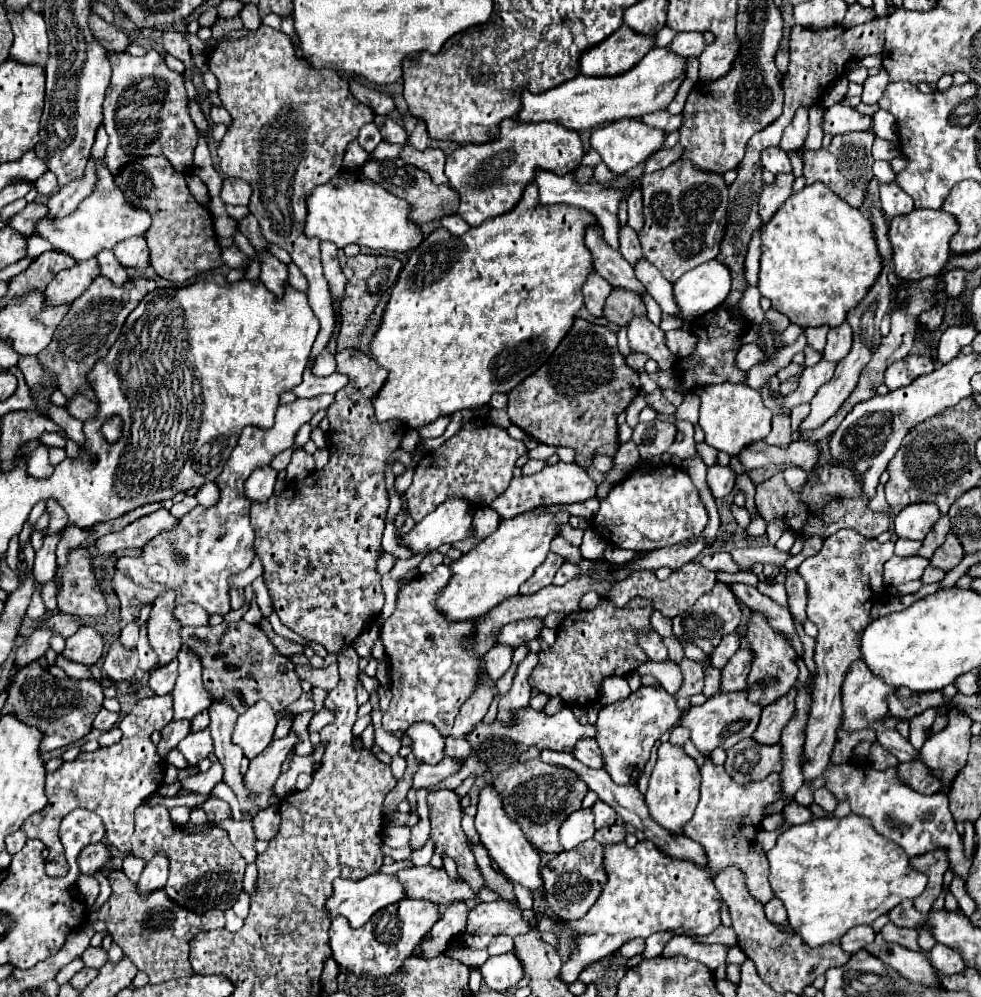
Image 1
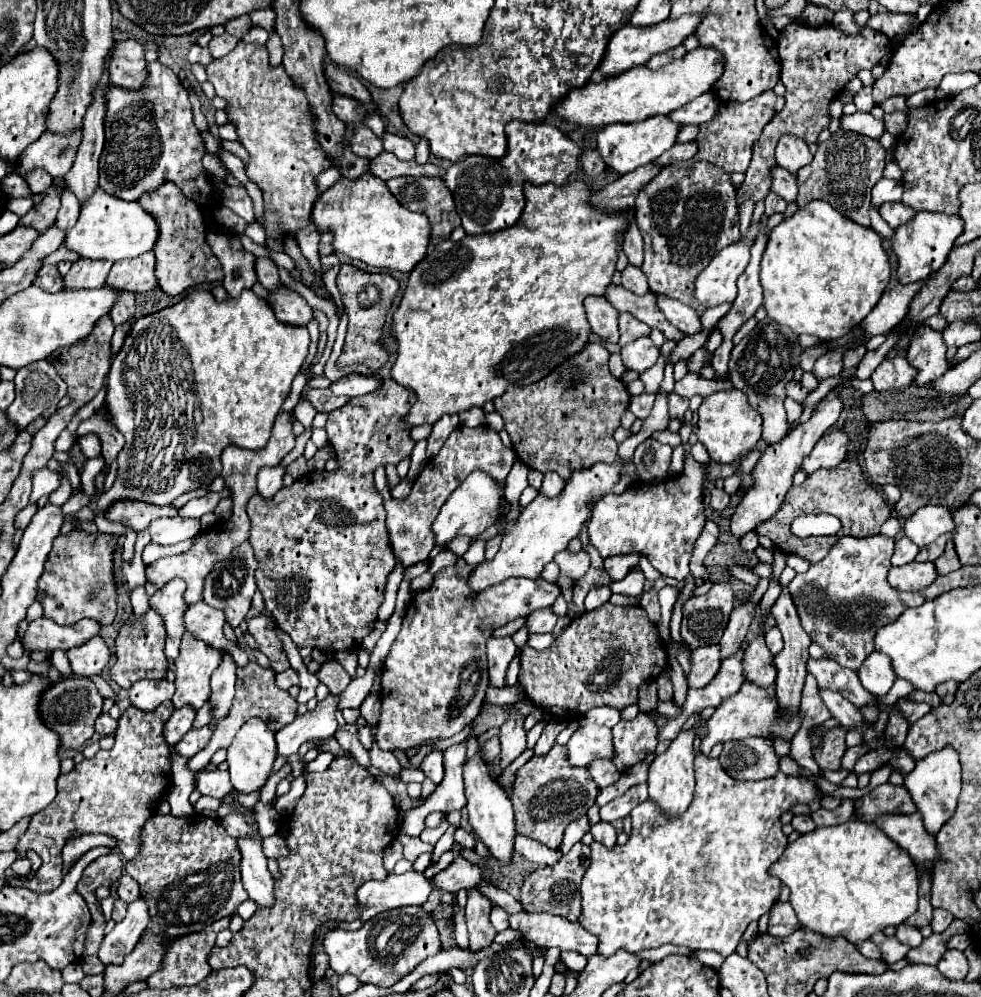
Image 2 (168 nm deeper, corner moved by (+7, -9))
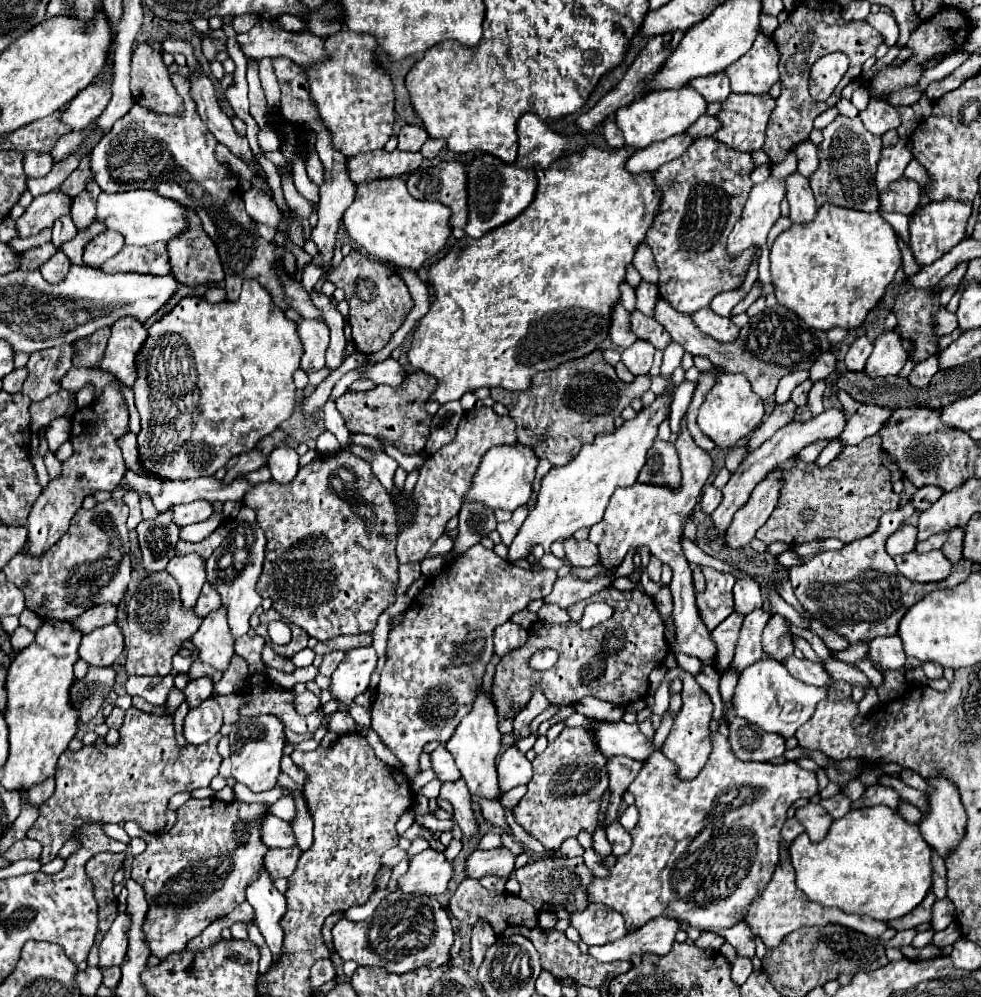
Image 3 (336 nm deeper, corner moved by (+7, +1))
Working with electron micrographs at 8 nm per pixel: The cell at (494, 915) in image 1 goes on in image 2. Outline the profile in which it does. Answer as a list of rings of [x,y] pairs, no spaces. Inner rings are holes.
[[[521,911],[517,915],[511,915],[509,923],[511,923],[513,929],[519,929],[523,933],[523,939],[535,941],[539,947],[545,947],[545,949],[549,949],[549,947],[571,949],[571,951],[579,951],[585,957],[591,957],[591,955],[597,953],[597,947],[599,947],[597,935],[585,931],[581,927],[581,923],[571,923],[569,919],[563,919],[563,917],[555,917],[555,915],[547,915],[547,913],[531,913],[531,915],[527,915],[525,911]]]

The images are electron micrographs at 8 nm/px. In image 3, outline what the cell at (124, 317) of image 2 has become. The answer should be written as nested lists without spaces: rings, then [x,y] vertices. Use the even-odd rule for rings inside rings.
[[[121,317],[111,327],[111,337],[99,369],[113,373],[123,385],[131,387],[135,373],[135,355],[147,339],[147,329],[135,317]]]

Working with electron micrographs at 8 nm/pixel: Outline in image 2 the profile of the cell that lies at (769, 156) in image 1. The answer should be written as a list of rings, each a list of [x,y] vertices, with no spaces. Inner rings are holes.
[[[775,167],[771,191],[775,191],[787,203],[795,203],[797,201],[797,191],[799,191],[797,189],[797,179],[791,177],[789,171],[783,171],[783,167]]]

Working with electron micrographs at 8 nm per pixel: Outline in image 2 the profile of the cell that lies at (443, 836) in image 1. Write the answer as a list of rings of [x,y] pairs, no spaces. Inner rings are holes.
[[[471,889],[469,901],[465,905],[465,919],[469,927],[469,941],[471,941],[469,949],[473,953],[489,947],[497,935],[497,931],[489,921],[489,913],[491,913],[491,901],[483,897],[477,889]]]

